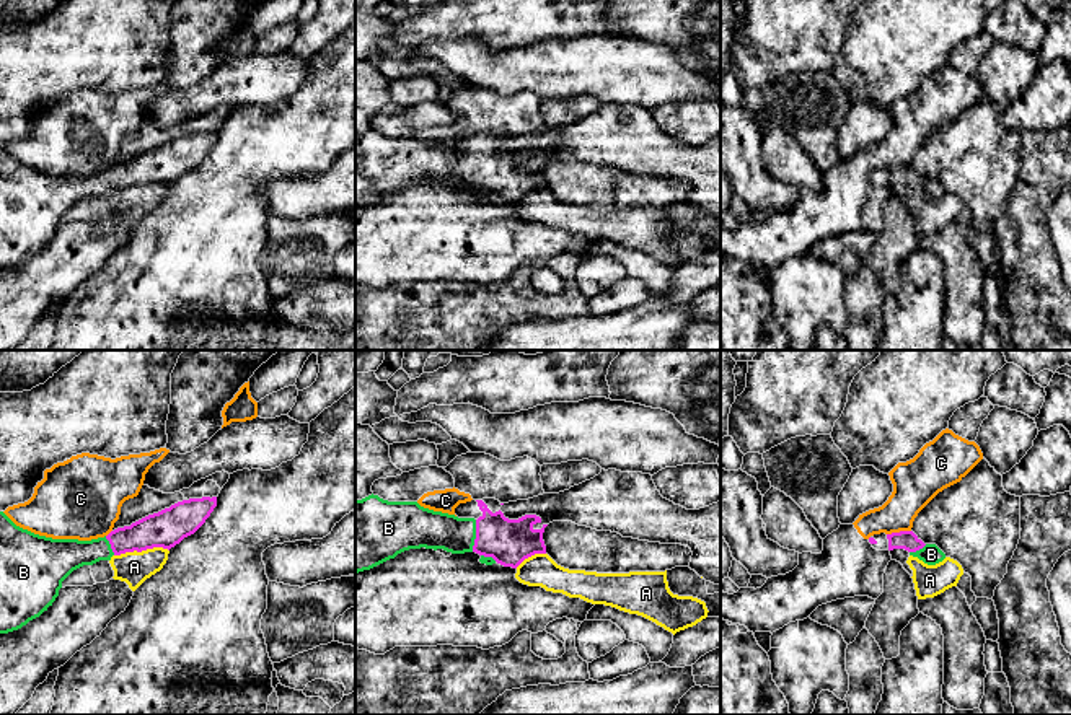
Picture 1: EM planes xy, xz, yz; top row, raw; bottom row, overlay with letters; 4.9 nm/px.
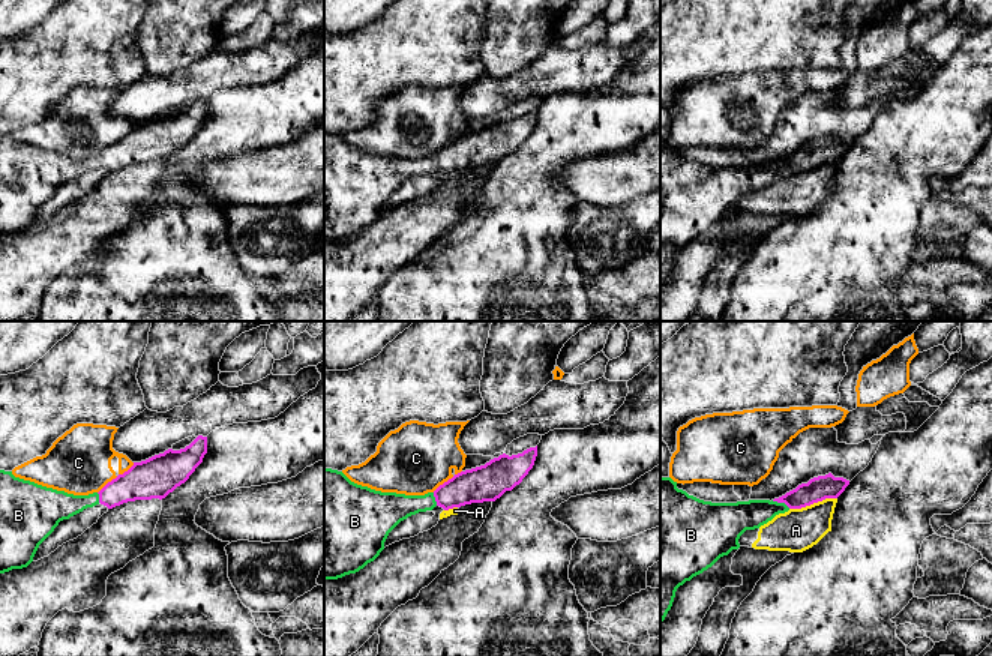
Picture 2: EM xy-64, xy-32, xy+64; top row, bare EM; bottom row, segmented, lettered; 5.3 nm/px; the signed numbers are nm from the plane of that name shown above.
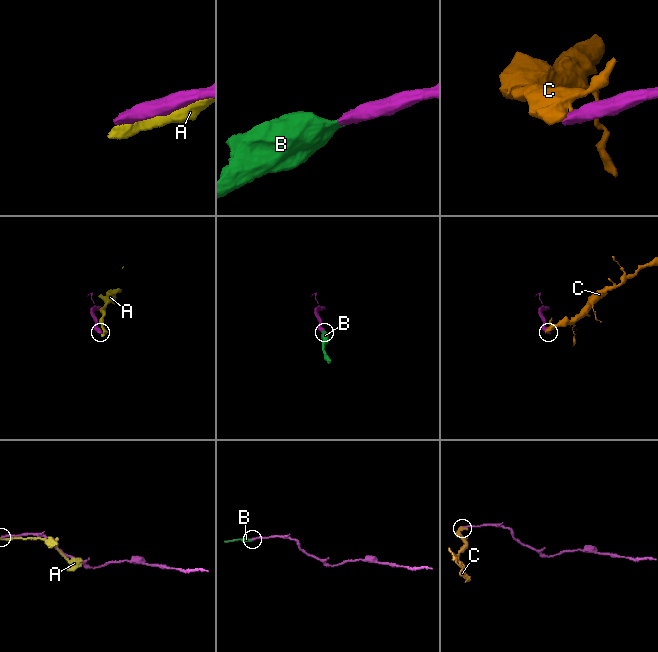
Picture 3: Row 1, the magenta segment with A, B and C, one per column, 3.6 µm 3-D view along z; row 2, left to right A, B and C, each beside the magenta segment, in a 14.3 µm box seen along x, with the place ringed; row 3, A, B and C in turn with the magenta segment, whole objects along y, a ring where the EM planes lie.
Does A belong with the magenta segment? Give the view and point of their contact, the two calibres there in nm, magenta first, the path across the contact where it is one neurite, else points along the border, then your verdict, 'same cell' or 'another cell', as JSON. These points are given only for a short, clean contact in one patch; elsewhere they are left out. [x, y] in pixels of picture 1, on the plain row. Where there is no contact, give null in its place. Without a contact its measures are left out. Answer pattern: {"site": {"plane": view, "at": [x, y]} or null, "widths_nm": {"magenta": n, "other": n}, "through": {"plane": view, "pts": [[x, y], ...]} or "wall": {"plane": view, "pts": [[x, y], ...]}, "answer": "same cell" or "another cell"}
{"site": {"plane": "xy", "at": [141, 186]}, "widths_nm": {"magenta": 190, "other": 160}, "wall": {"plane": "xy", "pts": [[168, 184], [147, 183], [114, 191]]}, "answer": "another cell"}

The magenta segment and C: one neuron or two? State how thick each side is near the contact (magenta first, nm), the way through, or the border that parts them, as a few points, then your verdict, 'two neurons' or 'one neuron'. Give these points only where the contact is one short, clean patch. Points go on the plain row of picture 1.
100/220 nm | along yz (910, 165), (887, 170) | two neurons

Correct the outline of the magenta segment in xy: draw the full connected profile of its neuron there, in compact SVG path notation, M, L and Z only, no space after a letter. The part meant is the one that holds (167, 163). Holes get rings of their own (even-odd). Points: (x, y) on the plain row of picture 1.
M217 132L183 135L91 176L39 171L0 147L0 269L47 246L73 205L126 187L170 186L194 169L215 142Z

